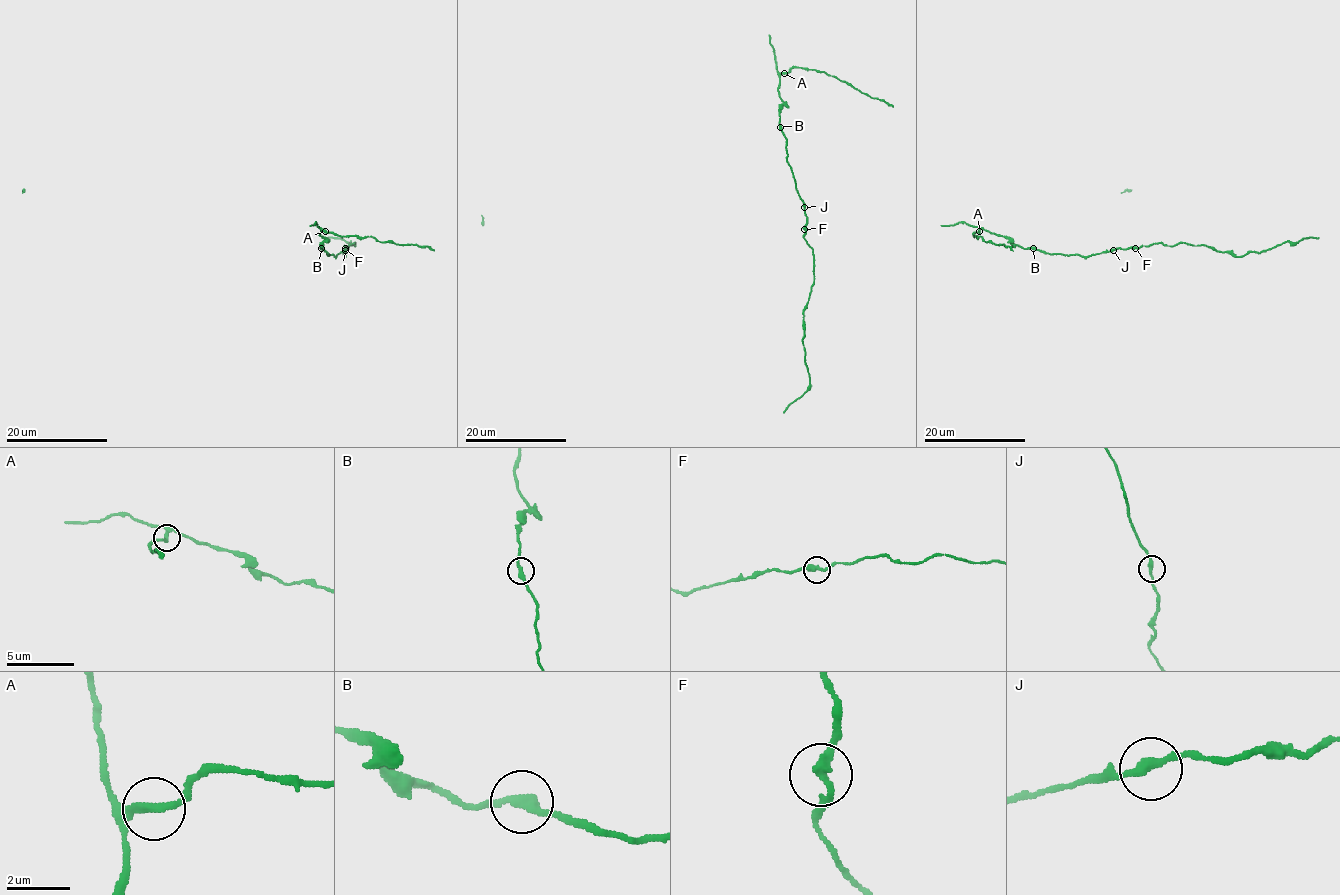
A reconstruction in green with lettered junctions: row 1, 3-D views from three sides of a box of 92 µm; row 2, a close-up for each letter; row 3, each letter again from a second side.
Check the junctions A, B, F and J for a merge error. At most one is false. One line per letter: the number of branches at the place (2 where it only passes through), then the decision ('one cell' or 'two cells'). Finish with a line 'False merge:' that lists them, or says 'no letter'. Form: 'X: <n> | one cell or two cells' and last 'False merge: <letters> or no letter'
A: 2 | one cell
B: 2 | one cell
F: 2 | one cell
J: 2 | one cell
False merge: no letter

